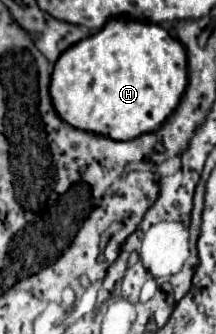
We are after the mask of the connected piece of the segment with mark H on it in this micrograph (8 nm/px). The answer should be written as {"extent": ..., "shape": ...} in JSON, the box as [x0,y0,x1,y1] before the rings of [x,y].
{"extent":[48,19,186,141],"shape":[[[112,19],[98,33],[74,43],[58,57],[48,89],[58,117],[74,129],[98,133],[114,141],[128,141],[156,131],[166,121],[166,117],[176,109],[186,89],[186,81],[186,51],[178,39],[170,37],[170,33],[156,23]]]}

